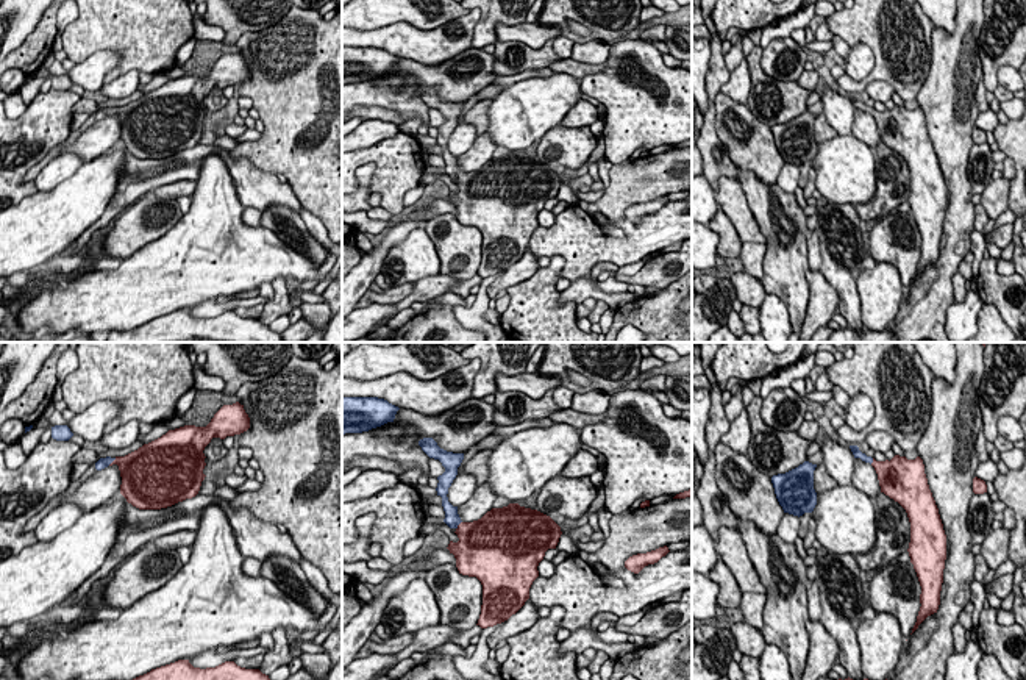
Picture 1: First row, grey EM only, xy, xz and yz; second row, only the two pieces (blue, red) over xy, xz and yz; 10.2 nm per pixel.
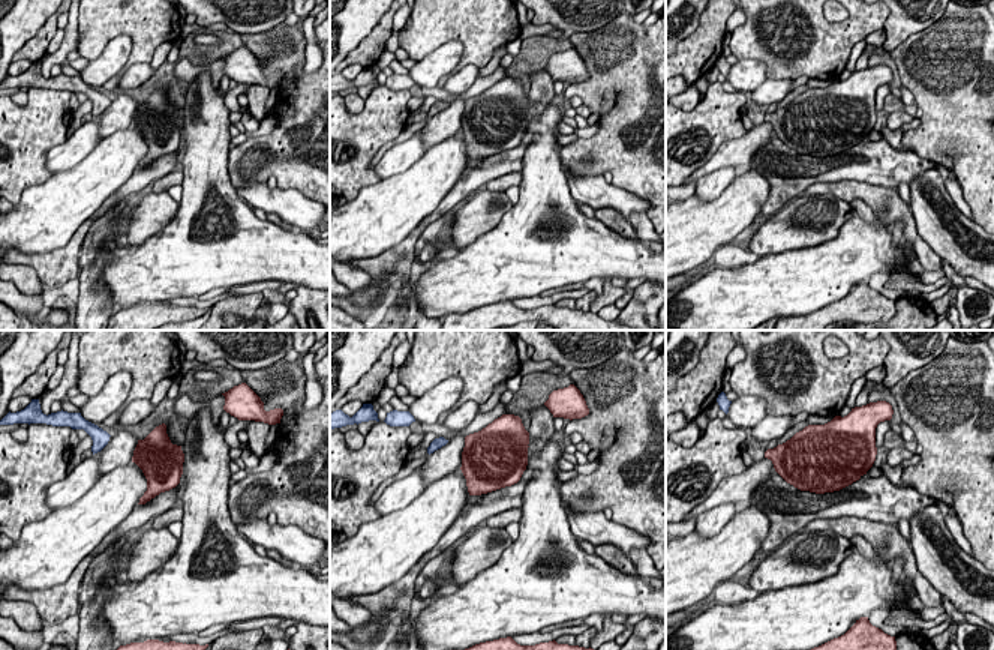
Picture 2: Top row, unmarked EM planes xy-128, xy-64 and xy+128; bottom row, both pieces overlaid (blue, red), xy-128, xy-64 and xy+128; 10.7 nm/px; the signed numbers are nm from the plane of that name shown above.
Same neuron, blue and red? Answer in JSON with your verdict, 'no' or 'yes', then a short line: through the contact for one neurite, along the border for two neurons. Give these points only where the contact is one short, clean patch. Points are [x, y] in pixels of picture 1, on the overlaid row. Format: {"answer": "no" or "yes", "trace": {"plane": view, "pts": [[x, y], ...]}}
{"answer": "yes", "trace": {"plane": "xy", "pts": [[102, 463], [111, 461], [122, 461], [135, 468]]}}

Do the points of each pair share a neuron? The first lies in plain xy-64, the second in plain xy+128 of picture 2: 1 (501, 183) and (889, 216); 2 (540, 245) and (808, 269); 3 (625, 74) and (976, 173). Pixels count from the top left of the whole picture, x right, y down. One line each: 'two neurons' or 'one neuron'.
1: one neuron
2: one neuron
3: one neuron

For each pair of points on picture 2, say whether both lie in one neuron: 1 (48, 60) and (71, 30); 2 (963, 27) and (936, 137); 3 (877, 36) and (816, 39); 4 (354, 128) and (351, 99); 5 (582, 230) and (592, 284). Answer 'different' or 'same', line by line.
1: same
2: same
3: different
4: different
5: different

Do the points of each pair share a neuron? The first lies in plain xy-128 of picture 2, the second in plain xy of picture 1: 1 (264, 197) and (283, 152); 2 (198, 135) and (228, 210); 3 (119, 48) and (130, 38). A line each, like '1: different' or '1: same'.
1: different
2: same
3: different

